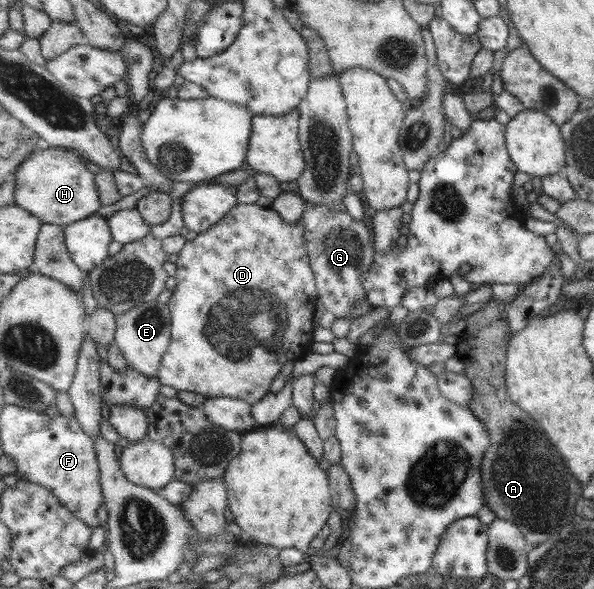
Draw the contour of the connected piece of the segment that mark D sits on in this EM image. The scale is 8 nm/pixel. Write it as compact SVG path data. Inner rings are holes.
M239 204L225 216L225 220L214 226L209 232L199 234L195 240L187 243L183 252L179 254L177 279L172 284L173 296L170 301L173 339L167 356L159 370L159 378L163 385L170 385L178 391L194 391L202 393L209 398L230 397L259 403L266 395L271 393L271 387L281 374L283 367L290 361L296 362L313 352L315 343L315 328L318 321L319 310L322 308L318 279L312 269L311 257L309 257L307 239L305 239L305 223L299 221L297 225L285 221L285 218L273 206L261 206L257 204Z

